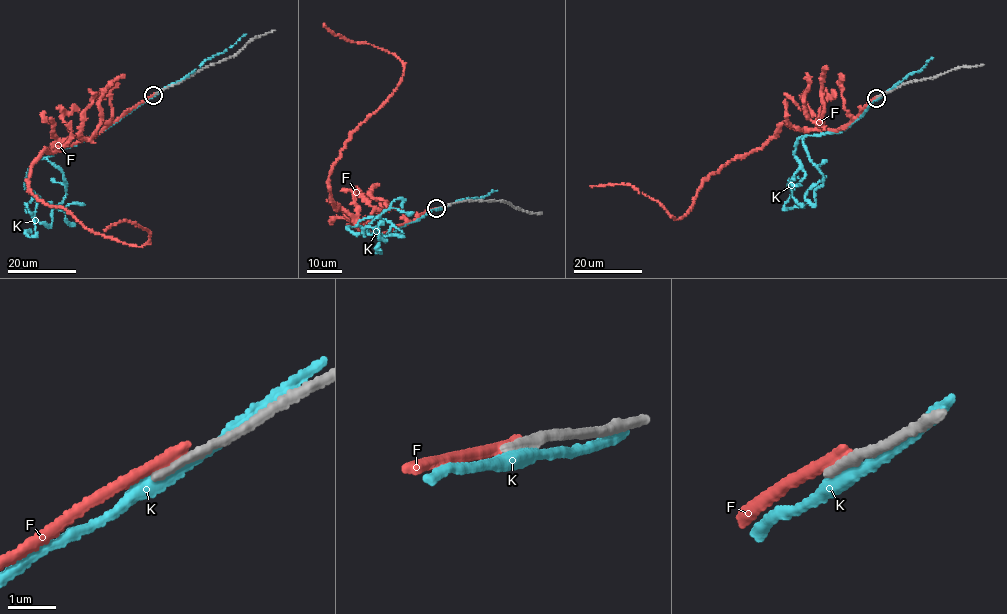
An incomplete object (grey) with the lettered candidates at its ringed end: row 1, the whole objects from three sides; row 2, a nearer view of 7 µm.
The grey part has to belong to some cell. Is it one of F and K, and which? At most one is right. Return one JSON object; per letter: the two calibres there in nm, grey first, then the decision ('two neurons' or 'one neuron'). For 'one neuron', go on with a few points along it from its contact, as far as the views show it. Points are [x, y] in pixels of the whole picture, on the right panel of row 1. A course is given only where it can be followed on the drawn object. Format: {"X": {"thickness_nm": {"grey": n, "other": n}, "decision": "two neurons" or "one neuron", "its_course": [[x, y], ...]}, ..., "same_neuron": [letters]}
{"F": {"thickness_nm": {"grey": 240, "other": 260}, "decision": "two neurons"}, "K": {"thickness_nm": {"grey": 240, "other": 300}, "decision": "two neurons"}, "same_neuron": []}

